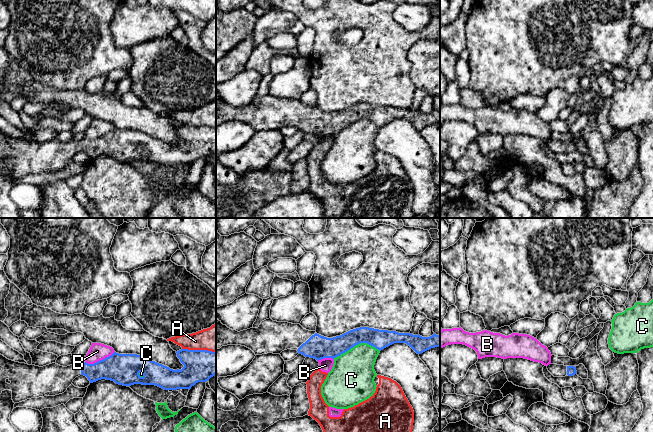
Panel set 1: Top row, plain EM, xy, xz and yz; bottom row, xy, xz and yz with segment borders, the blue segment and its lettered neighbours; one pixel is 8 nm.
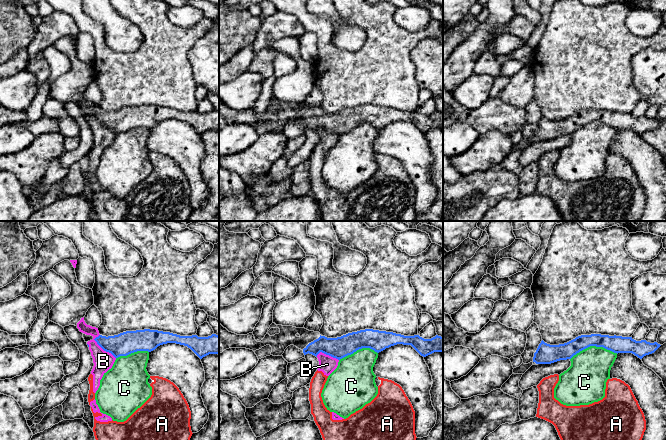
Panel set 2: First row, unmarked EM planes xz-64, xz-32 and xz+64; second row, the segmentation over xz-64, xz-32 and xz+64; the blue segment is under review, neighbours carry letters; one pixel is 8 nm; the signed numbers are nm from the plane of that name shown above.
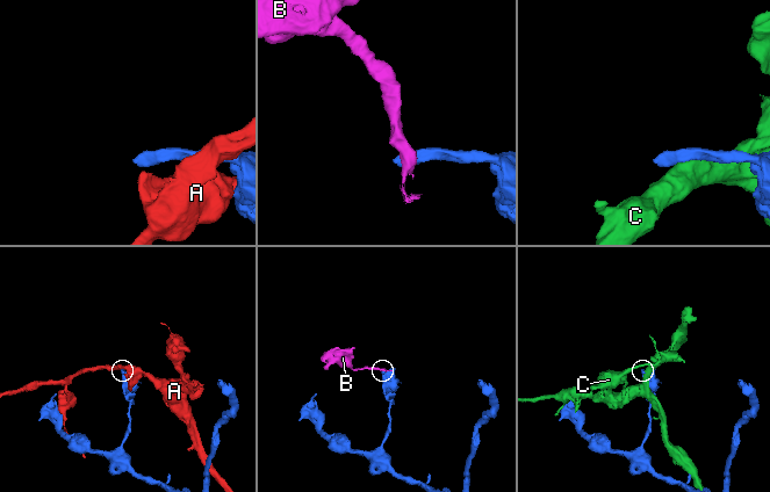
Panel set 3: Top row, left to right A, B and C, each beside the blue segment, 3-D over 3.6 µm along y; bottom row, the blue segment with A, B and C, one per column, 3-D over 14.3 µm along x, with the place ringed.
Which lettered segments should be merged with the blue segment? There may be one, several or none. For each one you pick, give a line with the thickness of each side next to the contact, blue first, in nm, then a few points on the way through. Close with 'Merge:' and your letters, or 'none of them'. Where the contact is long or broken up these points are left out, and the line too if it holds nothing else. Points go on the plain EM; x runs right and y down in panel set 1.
Merge: none of them

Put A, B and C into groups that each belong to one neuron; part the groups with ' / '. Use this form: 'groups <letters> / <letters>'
groups A B / C

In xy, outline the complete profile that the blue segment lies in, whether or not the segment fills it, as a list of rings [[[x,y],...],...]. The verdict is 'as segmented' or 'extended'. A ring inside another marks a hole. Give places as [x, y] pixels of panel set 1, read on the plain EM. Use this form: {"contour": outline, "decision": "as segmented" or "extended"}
{"contour": [[[181,125],[176,128],[184,143],[179,146],[147,135],[137,130],[119,130],[114,128],[94,140],[83,139],[81,142],[72,140],[67,143],[52,139],[43,143],[19,139],[7,135],[0,130],[0,170],[4,166],[12,168],[12,176],[19,179],[31,174],[55,172],[64,169],[73,156],[84,151],[90,159],[101,155],[114,157],[116,160],[131,162],[134,160],[155,161],[164,166],[191,165],[198,158],[206,158],[216,150],[216,128],[207,126]]], "decision": "extended"}

